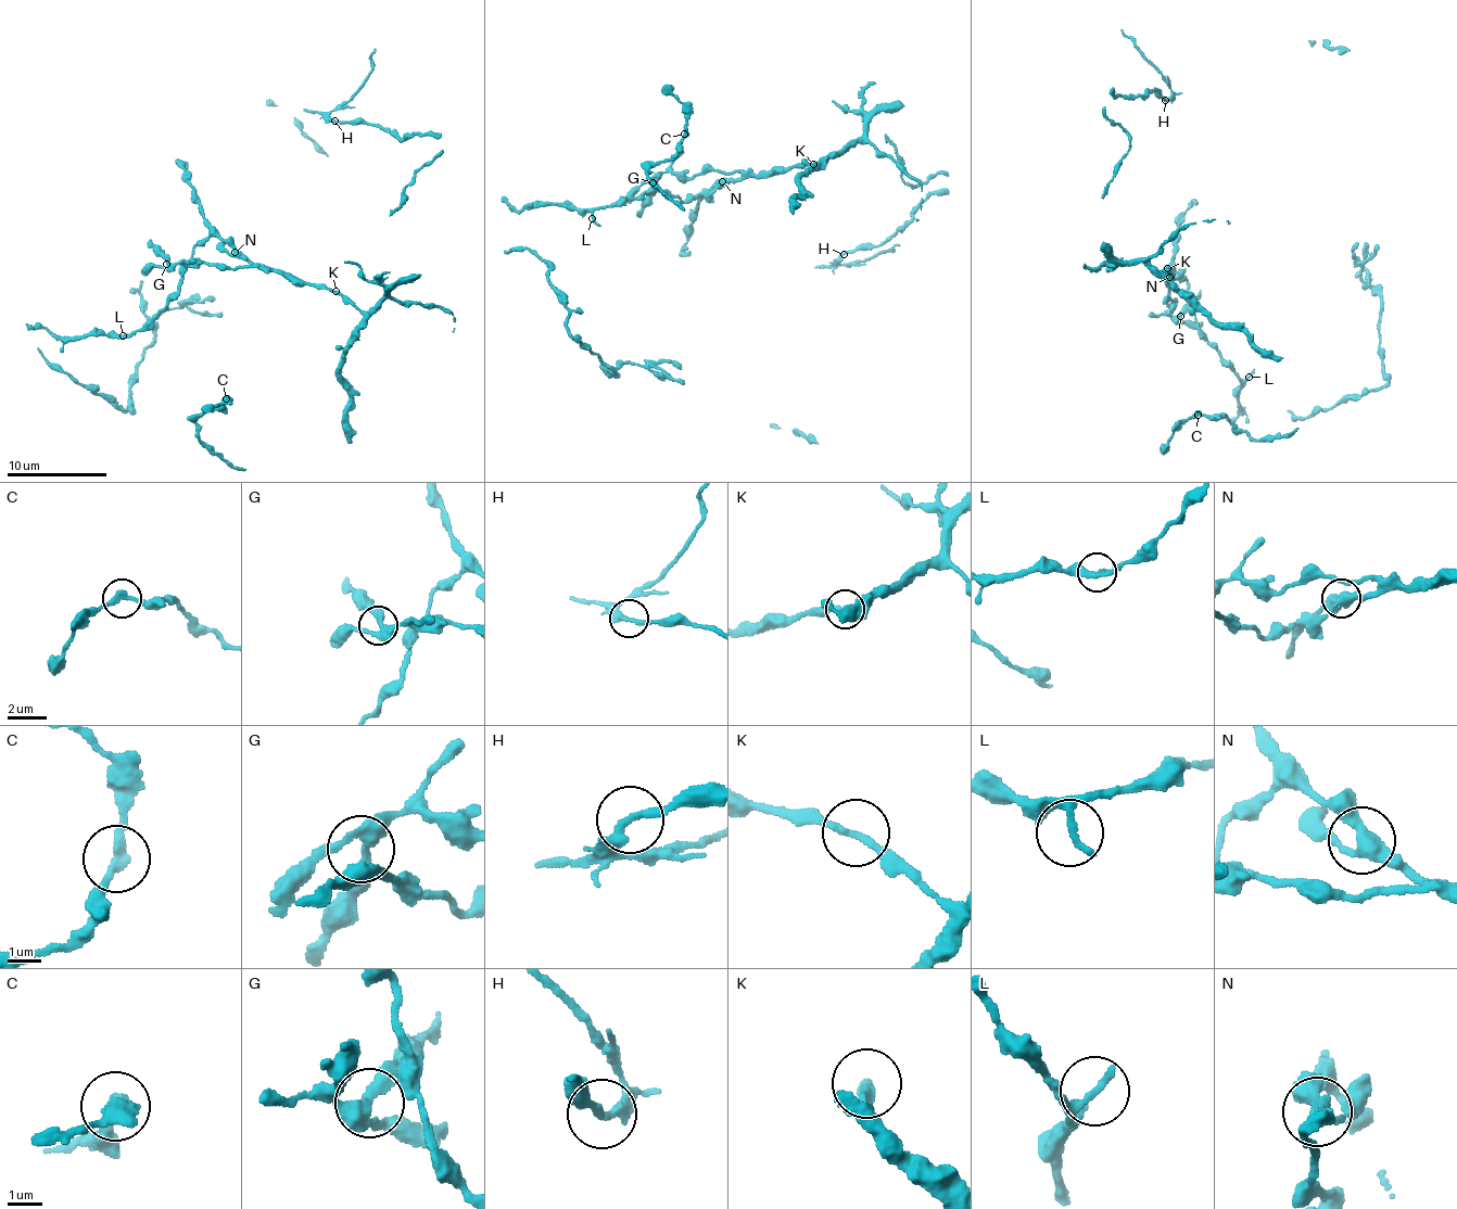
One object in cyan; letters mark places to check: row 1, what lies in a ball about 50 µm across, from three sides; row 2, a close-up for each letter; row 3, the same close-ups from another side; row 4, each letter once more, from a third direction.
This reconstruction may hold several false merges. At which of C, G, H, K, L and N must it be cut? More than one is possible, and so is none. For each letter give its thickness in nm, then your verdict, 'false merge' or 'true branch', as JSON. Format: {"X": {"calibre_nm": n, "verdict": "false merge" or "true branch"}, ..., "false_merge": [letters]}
{"C": {"calibre_nm": 280, "verdict": "true branch"}, "G": {"calibre_nm": 300, "verdict": "true branch"}, "H": {"calibre_nm": 240, "verdict": "false merge"}, "K": {"calibre_nm": 200, "verdict": "true branch"}, "L": {"calibre_nm": 220, "verdict": "true branch"}, "N": {"calibre_nm": 360, "verdict": "true branch"}, "false_merge": ["H"]}

